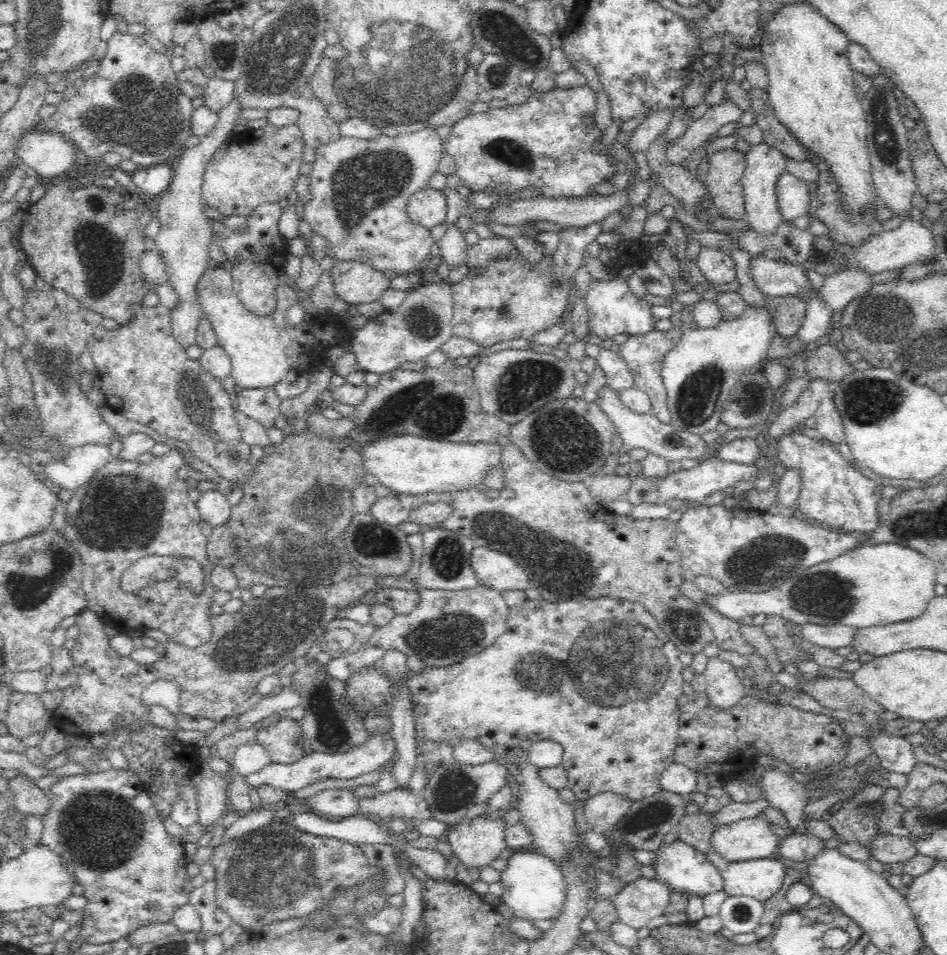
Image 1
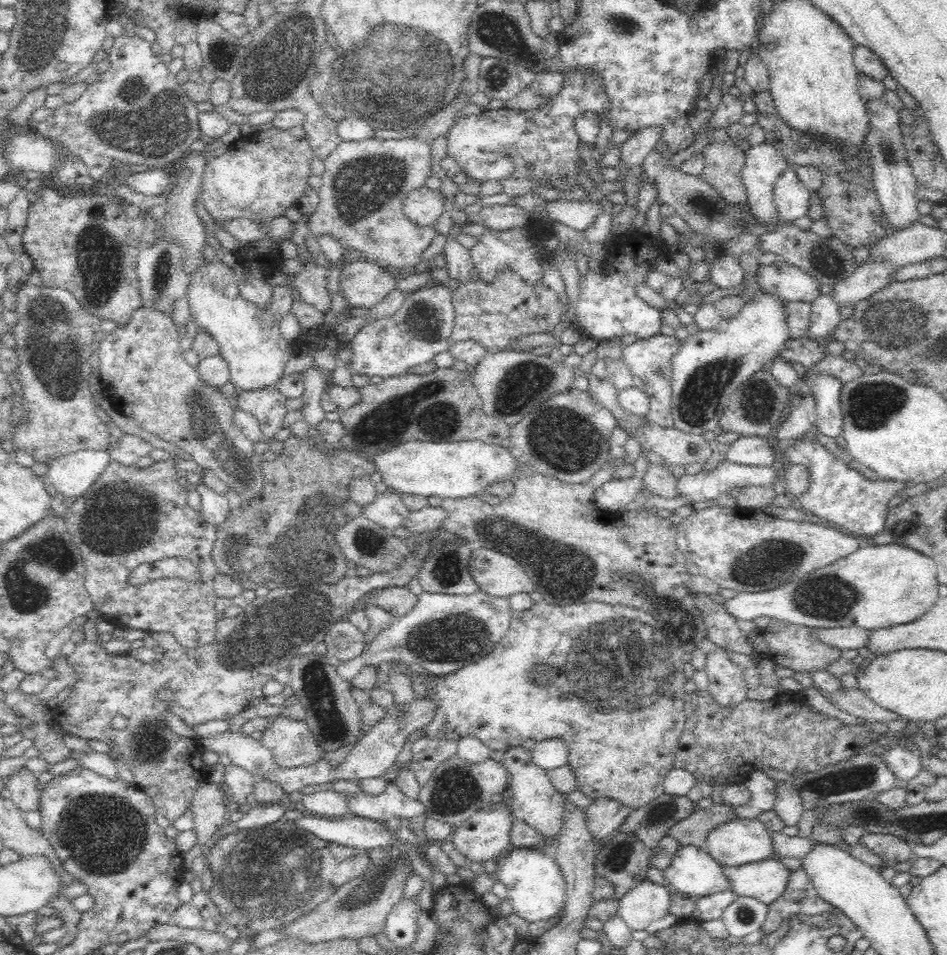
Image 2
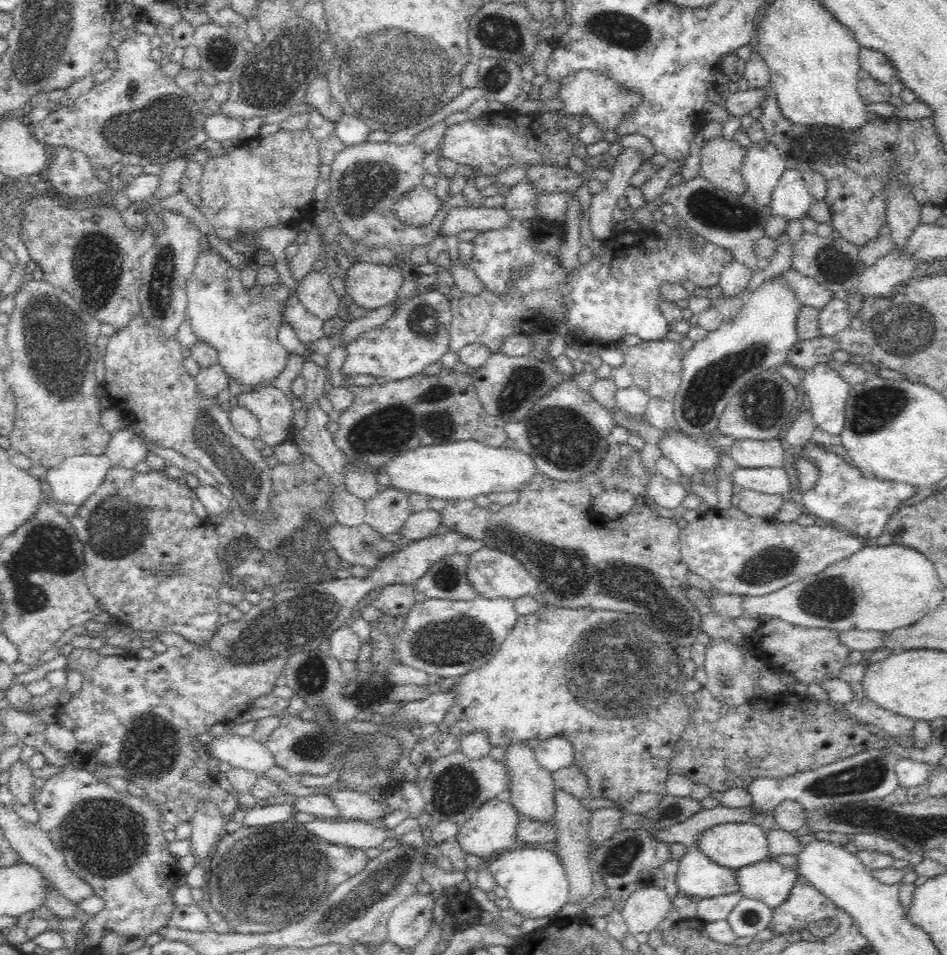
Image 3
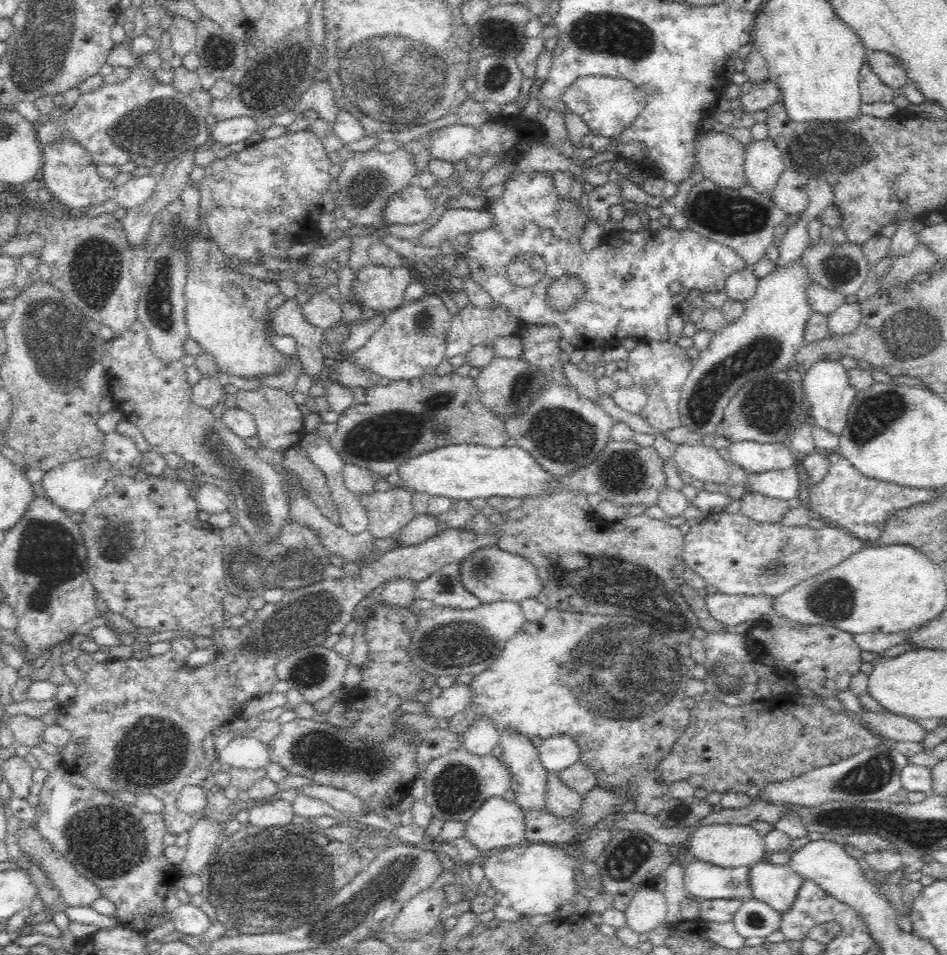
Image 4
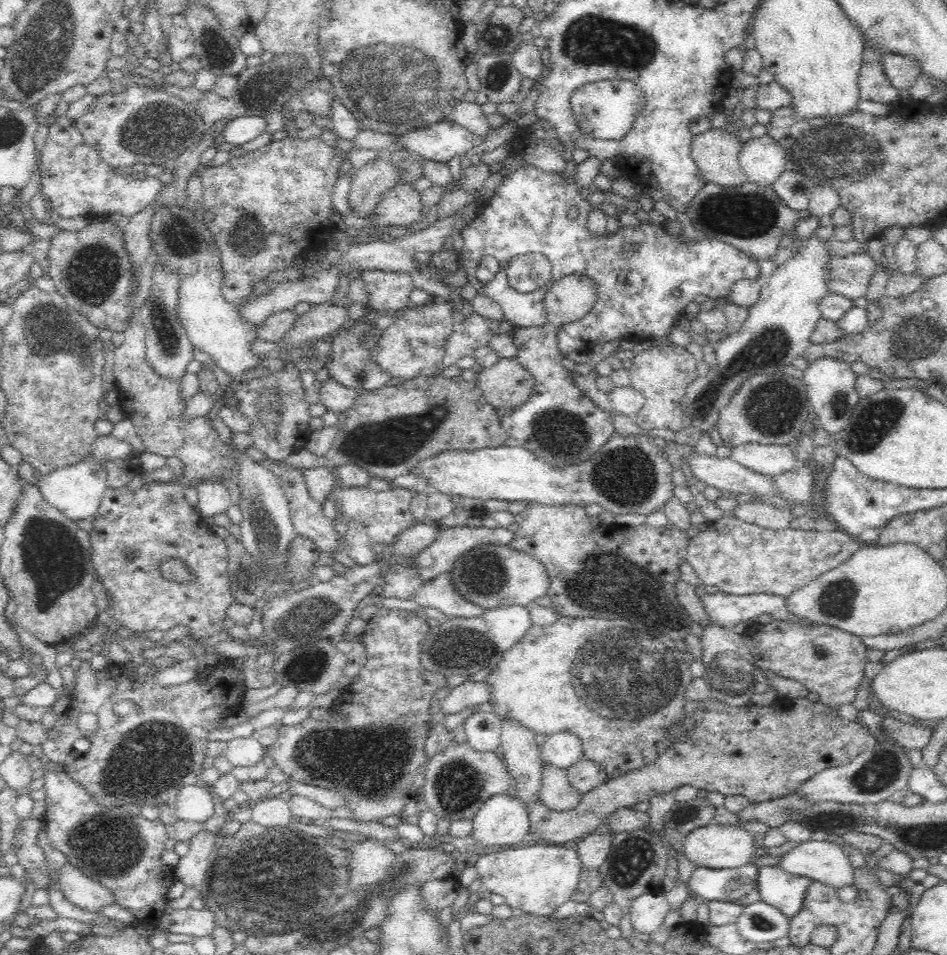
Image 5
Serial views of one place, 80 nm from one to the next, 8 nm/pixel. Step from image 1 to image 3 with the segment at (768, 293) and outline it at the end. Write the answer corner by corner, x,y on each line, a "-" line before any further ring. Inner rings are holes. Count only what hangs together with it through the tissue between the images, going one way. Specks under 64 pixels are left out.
792,268
781,276
789,282
793,291
797,294
798,300
804,307
810,307
819,311
824,308
832,299
836,299
824,285
813,278
802,276
800,272

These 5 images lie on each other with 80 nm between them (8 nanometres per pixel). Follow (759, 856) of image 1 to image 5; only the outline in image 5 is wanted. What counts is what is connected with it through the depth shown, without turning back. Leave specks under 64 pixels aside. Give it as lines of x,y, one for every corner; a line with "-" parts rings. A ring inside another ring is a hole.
710,823
696,828
684,836
682,854
692,862
696,868
710,868
711,870
727,870
753,863
759,857
762,848
756,848
754,837
732,823
732,826

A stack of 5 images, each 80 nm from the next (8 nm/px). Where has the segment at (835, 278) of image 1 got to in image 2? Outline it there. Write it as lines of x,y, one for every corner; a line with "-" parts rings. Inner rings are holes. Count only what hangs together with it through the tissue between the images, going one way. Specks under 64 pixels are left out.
873,260
859,265
852,276
837,284
835,300
840,306
847,306
870,298
874,293
880,289
884,290
894,282
892,278
901,267
887,260

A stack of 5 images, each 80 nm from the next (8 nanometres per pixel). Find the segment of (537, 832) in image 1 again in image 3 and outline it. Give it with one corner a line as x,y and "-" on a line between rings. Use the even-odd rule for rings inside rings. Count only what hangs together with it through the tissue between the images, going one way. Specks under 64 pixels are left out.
510,742
505,748
501,759
510,775
509,802
513,804
520,817
537,818
537,820
554,819
554,790
555,784
551,772
539,765
535,757
535,749
525,742

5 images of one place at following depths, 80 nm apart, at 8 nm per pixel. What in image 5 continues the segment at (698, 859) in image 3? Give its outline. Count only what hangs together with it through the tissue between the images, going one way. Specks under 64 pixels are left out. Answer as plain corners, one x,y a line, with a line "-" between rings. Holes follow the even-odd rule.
753,863
727,870
696,868
690,890
703,902
730,902
744,908
762,902
758,887
759,869

